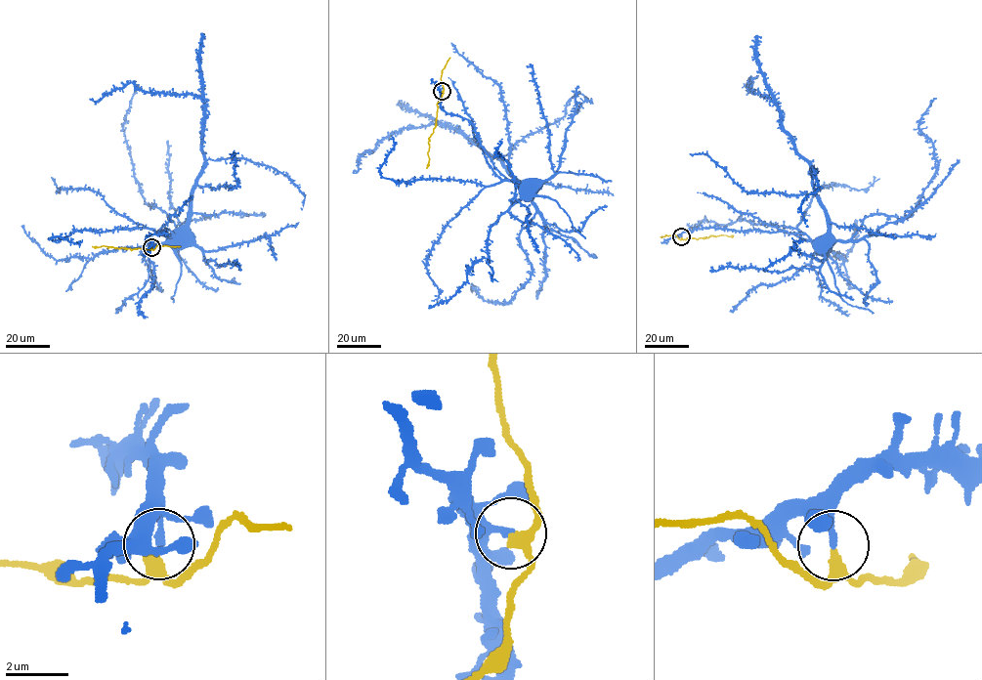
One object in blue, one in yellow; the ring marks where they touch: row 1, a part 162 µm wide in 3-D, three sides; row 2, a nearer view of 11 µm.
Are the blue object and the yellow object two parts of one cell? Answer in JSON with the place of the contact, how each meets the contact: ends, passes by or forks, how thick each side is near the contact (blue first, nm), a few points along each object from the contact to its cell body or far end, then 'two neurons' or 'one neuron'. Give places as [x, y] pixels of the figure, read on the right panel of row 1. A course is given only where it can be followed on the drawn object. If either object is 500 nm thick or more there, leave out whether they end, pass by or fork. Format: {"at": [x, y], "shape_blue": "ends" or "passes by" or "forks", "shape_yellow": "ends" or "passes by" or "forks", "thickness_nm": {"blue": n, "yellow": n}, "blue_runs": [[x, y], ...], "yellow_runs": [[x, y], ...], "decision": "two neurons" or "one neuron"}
{"at": [681, 236], "shape_blue": "ends", "shape_yellow": "passes by", "thickness_nm": {"blue": 200, "yellow": 280}, "blue_runs": [[681, 236], [685, 232], [708, 228], [787, 231], [803, 233], [811, 239], [822, 238]], "yellow_runs": [[681, 237], [733, 235]], "decision": "two neurons"}

